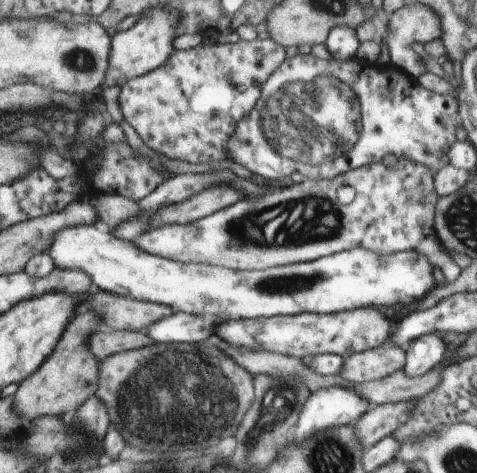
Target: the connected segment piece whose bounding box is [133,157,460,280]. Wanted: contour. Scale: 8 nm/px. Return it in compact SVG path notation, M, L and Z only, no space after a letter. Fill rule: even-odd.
M398 157L394 166L387 166L382 162L372 163L331 179L310 180L301 176L291 186L275 187L262 195L242 198L226 209L199 219L192 226L164 225L138 235L133 242L143 251L156 256L194 264L220 264L226 268L245 271L263 271L270 267L313 261L320 259L320 256L356 247L367 248L381 255L415 250L423 255L436 256L434 262L442 260L442 270L452 272L452 278L448 280L454 280L458 278L460 268L454 266L454 261L446 250L444 254L440 252L442 246L435 231L435 208L440 196L435 189L434 175L433 170L423 164ZM342 185L350 185L356 190L356 197L350 204L343 205L338 201L336 190Z

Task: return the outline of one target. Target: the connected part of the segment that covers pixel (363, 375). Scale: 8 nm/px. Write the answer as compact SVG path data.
M388 341L375 349L368 349L343 359L339 375L356 384L386 379L406 366L406 349Z

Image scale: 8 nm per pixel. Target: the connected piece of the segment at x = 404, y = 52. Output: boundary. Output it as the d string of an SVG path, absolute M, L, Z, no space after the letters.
M410 3L390 16L388 30L382 29L381 36L377 40L381 43L384 39L388 44L392 66L418 80L419 76L426 72L426 66L416 51L412 49L412 44L414 42L426 44L431 40L441 38L442 34L443 26L440 17L433 8L424 3Z

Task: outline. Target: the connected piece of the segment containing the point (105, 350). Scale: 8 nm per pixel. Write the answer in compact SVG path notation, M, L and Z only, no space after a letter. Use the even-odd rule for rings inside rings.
M113 329L112 332L102 332L102 330L94 332L88 339L88 344L94 355L100 361L105 361L109 356L132 349L141 349L154 342L146 331Z

